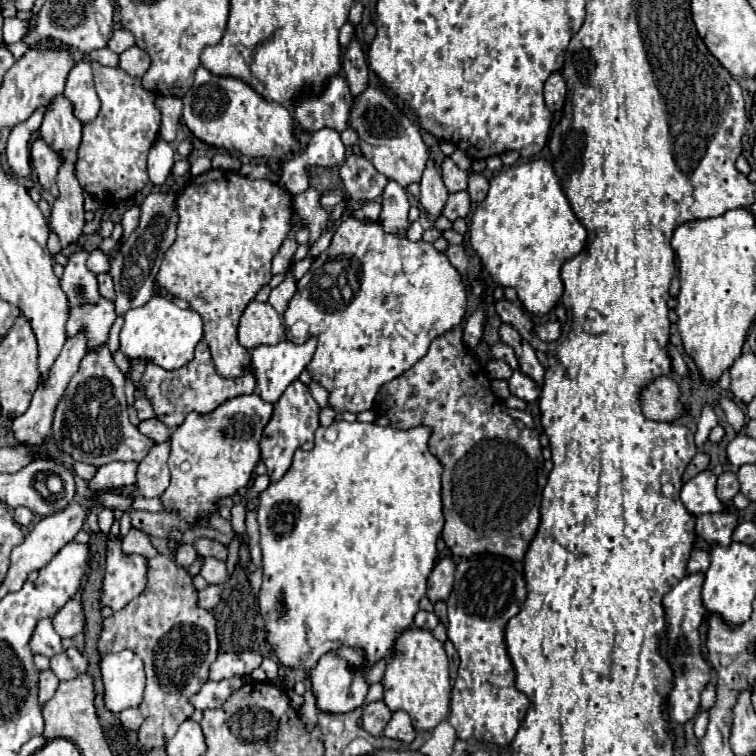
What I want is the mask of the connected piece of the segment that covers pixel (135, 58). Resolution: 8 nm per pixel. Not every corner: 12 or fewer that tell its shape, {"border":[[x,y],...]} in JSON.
{"border":[[137,45],[121,53],[119,67],[131,77],[143,77],[151,65]]}

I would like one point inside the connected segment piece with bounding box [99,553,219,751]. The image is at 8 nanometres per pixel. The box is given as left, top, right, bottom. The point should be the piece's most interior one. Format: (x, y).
(177, 641)

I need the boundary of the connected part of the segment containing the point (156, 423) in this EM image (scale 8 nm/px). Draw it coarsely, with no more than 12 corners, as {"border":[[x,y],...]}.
{"border":[[159,419],[141,421],[137,427],[149,439],[161,443],[171,429]]}

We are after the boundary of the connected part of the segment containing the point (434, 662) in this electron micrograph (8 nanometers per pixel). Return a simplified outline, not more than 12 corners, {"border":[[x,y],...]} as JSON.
{"border":[[411,627],[387,663],[383,701],[433,731],[447,719],[449,663]]}

